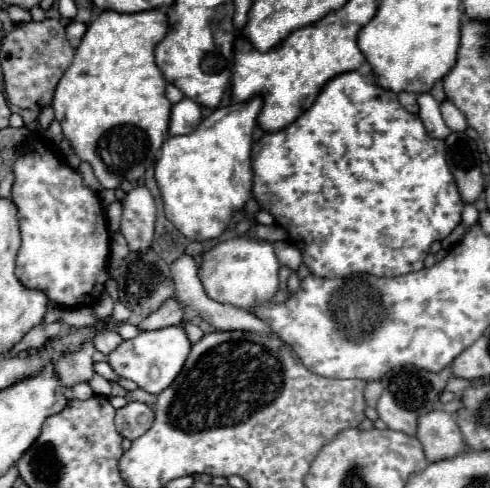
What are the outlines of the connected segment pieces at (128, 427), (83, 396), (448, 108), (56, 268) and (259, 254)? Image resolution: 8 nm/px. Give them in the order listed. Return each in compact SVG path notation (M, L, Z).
M129 402L127 406L119 408L115 414L115 426L117 432L123 438L135 440L141 434L145 434L153 424L153 410L147 404L141 402Z
M79 382L79 384L71 386L71 394L77 400L87 400L89 396L93 396L93 390L91 390L91 386L87 382Z
M443 100L441 102L441 114L443 114L443 120L445 124L449 126L451 132L463 132L467 128L467 120L465 116L457 110L457 106L451 102L451 100Z
M27 140L13 160L13 190L11 202L17 206L17 218L21 228L21 248L17 254L17 278L25 288L41 290L51 302L63 308L91 306L105 290L107 256L109 256L109 230L99 196L83 184L79 170L69 168L53 148L47 148L43 140Z
M235 236L219 242L203 254L199 266L199 280L205 294L211 300L233 304L237 308L249 308L249 304L265 304L279 290L279 262L273 252L273 244L249 236Z

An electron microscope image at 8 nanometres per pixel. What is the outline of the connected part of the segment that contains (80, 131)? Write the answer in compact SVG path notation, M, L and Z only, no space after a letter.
M163 8L143 10L135 14L121 14L115 10L103 10L89 26L87 32L75 50L75 60L63 74L55 98L53 110L55 120L59 120L65 138L71 142L75 152L83 162L93 166L93 172L103 188L117 188L123 180L137 182L145 168L151 166L157 158L167 128L171 102L165 98L167 80L155 64L153 50L167 34L167 14Z

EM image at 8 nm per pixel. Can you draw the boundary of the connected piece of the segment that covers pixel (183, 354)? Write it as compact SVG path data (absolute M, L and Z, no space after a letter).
M167 326L161 330L139 332L137 338L125 340L119 348L109 354L109 366L115 370L117 376L133 380L141 390L159 394L163 392L181 372L187 356L191 352L191 342L181 326Z

